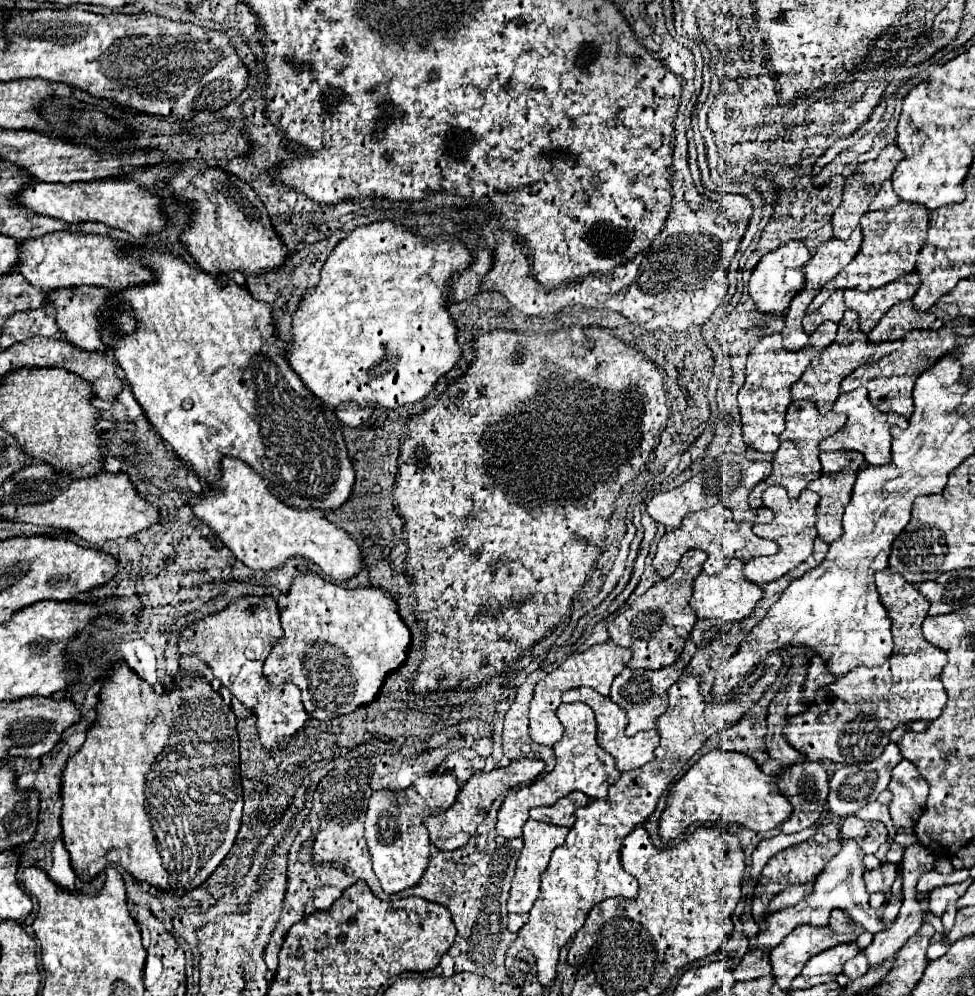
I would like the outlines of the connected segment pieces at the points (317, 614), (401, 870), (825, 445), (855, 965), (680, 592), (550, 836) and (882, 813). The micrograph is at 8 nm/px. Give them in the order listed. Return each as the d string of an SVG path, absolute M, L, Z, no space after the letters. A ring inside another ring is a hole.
M312 572L294 578L286 598L288 608L280 616L284 636L278 640L278 644L272 648L272 654L264 662L264 676L268 684L296 684L302 690L302 704L306 714L320 722L346 716L362 706L372 704L380 694L386 676L404 666L406 652L410 650L412 642L410 630L398 616L394 598L374 586L346 590L342 584L328 582Z
M432 772L418 778L412 788L402 792L374 792L366 810L366 842L374 862L374 874L378 876L386 894L398 894L418 884L430 860L430 840L424 818L448 810L454 804L456 794L456 776L450 772L444 772L442 776Z
M858 388L858 390L852 390L848 394L840 394L836 404L834 404L834 410L846 412L848 422L842 430L838 430L830 438L822 440L820 450L858 450L858 452L864 454L864 460L872 466L882 466L882 464L888 464L888 460L890 460L890 440L892 440L892 436L890 436L888 430L892 426L892 420L899 420L901 428L907 428L909 425L908 419L903 416L893 412L880 412L878 408L874 408L868 400L866 388Z
M860 952L856 958L848 960L844 966L844 976L848 976L850 980L856 980L860 976L864 976L868 972L868 960L864 956L864 952Z
M688 550L680 558L680 564L670 578L654 584L640 598L636 598L636 602L630 608L632 612L622 612L608 624L610 640L622 648L630 648L634 654L632 660L628 662L628 668L660 670L678 660L684 642L690 638L690 630L698 620L696 612L690 608L690 598L692 598L692 584L696 576L702 572L704 560L706 560L704 550Z
M528 820L524 824L524 848L522 848L518 868L516 868L516 874L512 880L512 890L510 890L510 898L508 898L508 912L530 912L532 904L540 896L540 876L542 876L544 868L548 866L550 854L554 852L554 848L564 844L568 832L570 832L570 828L552 826L548 822Z
M880 802L866 804L858 812L858 818L862 818L862 820L878 820L878 822L884 822L886 826L892 826L892 820L890 820L890 814L888 814L888 806L880 804Z

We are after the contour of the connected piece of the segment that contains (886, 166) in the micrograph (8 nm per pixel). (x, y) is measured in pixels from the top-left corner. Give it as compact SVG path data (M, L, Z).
M890 144L890 146L886 146L886 148L880 152L880 156L878 156L874 162L858 164L856 174L852 174L852 176L846 180L842 204L838 206L838 210L836 210L834 216L832 216L832 228L834 228L834 236L836 236L836 238L846 240L846 238L850 236L850 232L860 224L860 218L866 214L868 204L874 200L874 196L876 196L876 192L880 190L882 182L892 176L896 164L898 164L902 158L904 158L904 152L902 152L896 144Z

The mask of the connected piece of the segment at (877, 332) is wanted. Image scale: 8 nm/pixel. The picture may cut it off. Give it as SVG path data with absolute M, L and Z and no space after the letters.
M912 302L896 304L896 308L890 308L888 314L882 316L878 326L868 334L868 340L872 344L902 340L906 332L920 328L918 324L920 324L920 310L916 310Z

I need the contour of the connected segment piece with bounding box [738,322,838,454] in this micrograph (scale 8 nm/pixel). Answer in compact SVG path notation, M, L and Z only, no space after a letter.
M824 322L820 328L810 336L808 346L798 352L794 358L792 354L780 354L786 351L782 345L782 335L774 333L758 342L758 346L752 350L746 362L746 382L738 392L738 404L740 404L740 416L742 416L742 434L746 446L774 454L778 450L778 436L784 430L784 414L788 410L788 404L792 402L790 386L802 376L806 370L806 364L810 364L812 356L824 348L828 348L838 332L838 324Z

